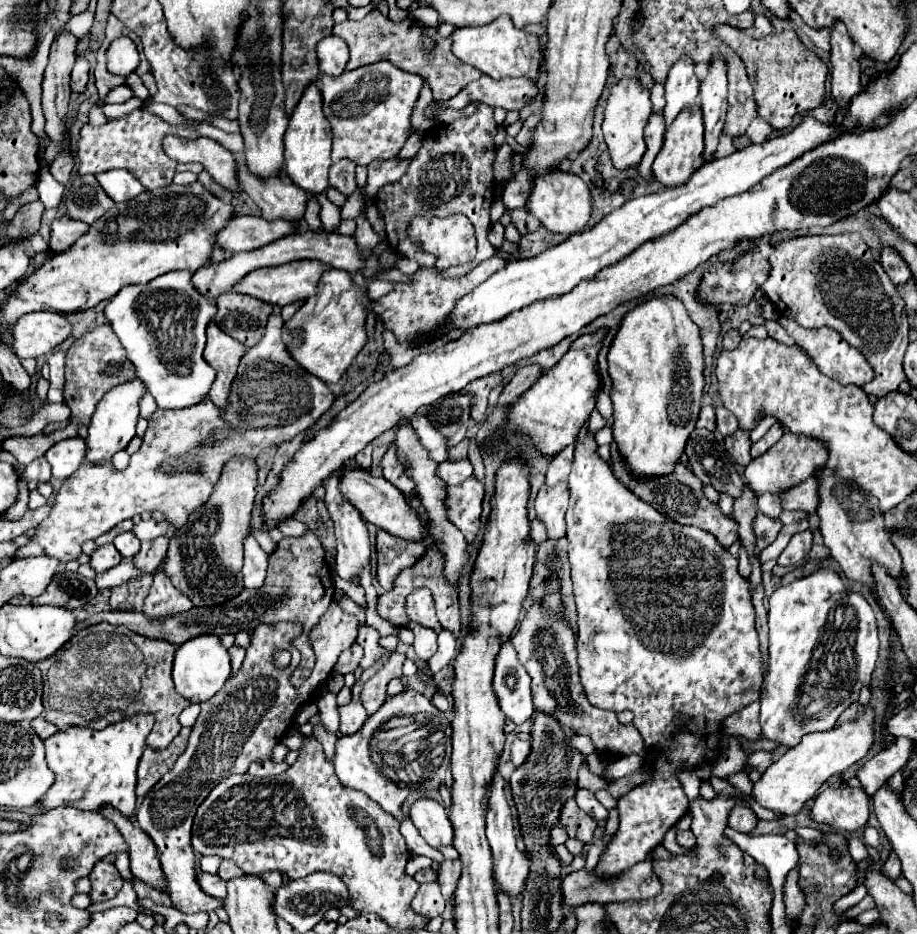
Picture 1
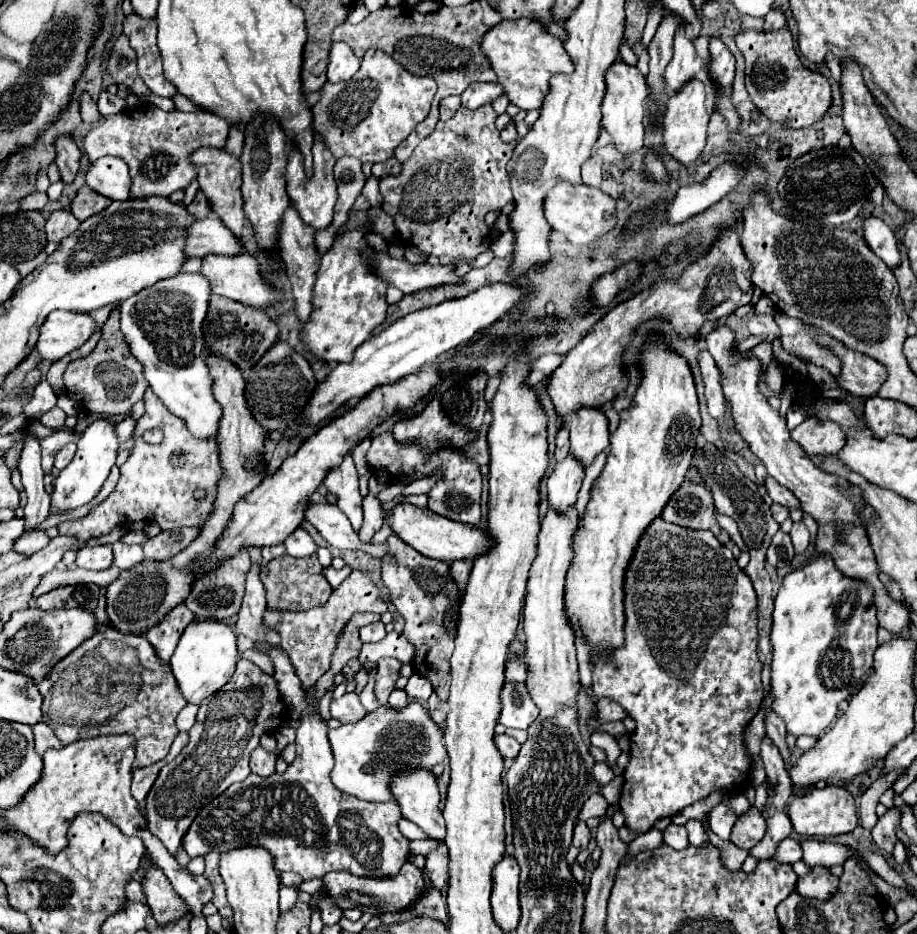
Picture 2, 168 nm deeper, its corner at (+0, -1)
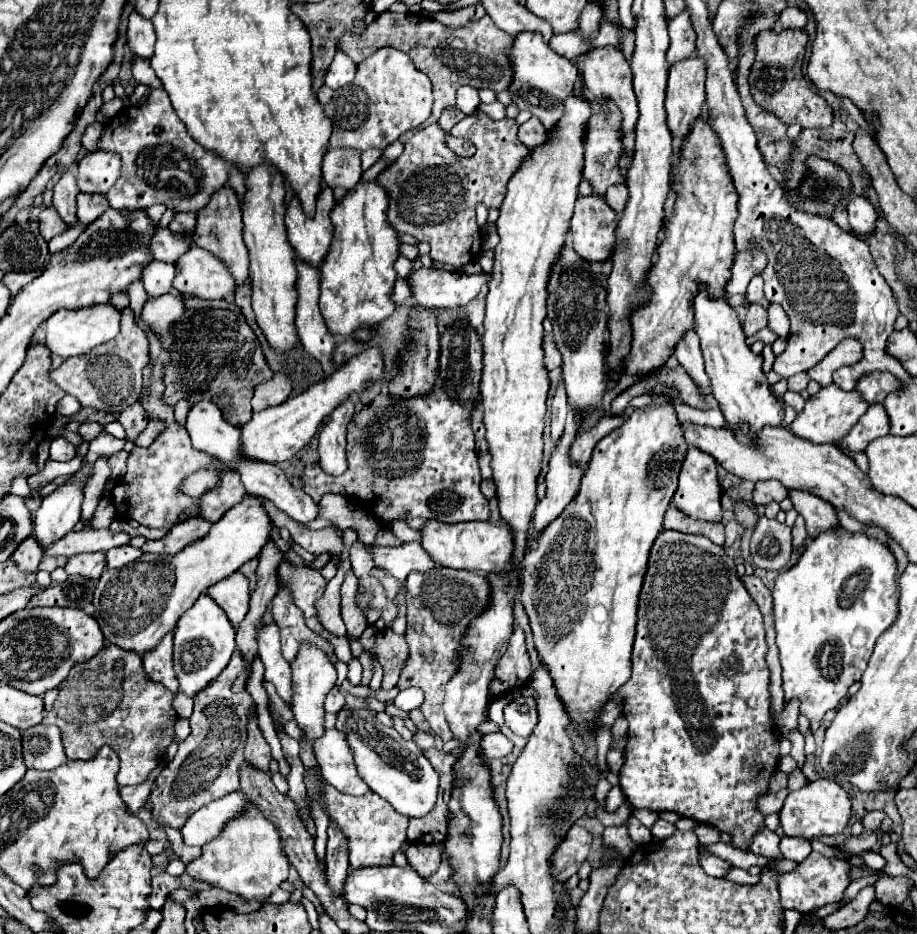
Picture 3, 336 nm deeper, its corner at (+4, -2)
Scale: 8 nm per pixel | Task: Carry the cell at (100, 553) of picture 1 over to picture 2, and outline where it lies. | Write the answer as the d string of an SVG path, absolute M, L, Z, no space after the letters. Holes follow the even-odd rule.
M84 546L76 554L76 566L86 570L106 570L112 566L112 548L110 546Z

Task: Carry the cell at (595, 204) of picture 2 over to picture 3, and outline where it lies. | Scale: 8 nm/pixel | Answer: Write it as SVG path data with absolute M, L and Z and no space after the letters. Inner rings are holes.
M598 197L598 213L594 211L594 203L592 207L588 207L588 203L580 203L572 215L570 221L570 235L574 239L574 251L584 257L586 261L606 261L616 245L616 221L614 221L614 211L606 205L606 201L602 197Z

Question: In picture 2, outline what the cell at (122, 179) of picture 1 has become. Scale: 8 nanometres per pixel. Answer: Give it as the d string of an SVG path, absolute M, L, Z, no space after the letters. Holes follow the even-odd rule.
M116 156L98 158L86 172L86 184L110 200L126 200L130 188L128 164Z

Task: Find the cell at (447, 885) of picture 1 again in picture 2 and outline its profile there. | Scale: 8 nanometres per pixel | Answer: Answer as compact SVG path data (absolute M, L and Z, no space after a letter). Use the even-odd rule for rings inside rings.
M440 842L440 846L436 850L426 854L424 870L434 888L442 890L446 886L446 882L448 882L448 848L444 842Z

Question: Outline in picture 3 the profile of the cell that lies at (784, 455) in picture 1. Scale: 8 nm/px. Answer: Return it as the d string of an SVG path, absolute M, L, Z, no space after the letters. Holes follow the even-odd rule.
M832 383L832 385L824 387L818 395L814 395L806 401L804 411L794 419L792 425L788 425L788 429L796 437L812 441L812 443L838 443L838 441L842 441L842 437L848 435L852 425L856 425L856 421L864 415L866 409L868 409L868 403L858 393L854 393L854 391L846 393Z

